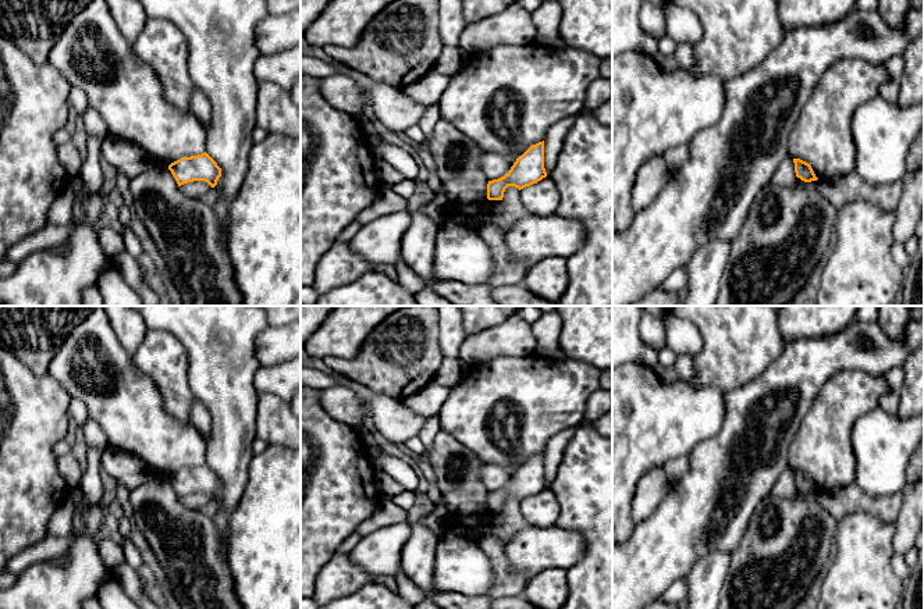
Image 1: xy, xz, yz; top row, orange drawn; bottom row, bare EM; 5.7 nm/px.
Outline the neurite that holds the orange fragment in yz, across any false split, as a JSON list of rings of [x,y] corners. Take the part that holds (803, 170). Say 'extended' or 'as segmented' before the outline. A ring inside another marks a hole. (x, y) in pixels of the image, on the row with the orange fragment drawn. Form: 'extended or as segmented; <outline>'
extended; [[[793,159],[796,184],[778,186],[768,182],[753,200],[739,236],[732,243],[722,285],[714,306],[788,306],[793,296],[806,286],[813,270],[831,249],[836,207],[820,193],[818,178],[811,165]]]

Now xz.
extended; [[[440,118],[424,143],[436,161],[449,207],[502,200],[508,186],[520,190],[547,177],[544,140],[532,145],[504,177],[493,181],[480,167],[486,153],[449,121]]]

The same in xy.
extended; [[[205,152],[182,157],[168,167],[153,164],[129,181],[132,210],[163,256],[184,306],[244,306],[228,250],[223,246],[221,222],[213,206],[191,199],[180,186],[193,181],[217,185],[221,168]]]

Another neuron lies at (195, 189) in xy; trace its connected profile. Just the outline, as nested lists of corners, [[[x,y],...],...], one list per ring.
[[[193,181],[180,186],[181,192],[185,193],[191,199],[198,199],[206,195],[212,186],[205,181]]]

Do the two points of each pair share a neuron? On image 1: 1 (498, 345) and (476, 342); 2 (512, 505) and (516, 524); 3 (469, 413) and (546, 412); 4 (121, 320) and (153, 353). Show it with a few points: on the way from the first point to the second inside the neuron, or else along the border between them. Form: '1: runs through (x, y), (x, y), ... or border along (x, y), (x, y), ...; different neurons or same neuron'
1: runs through (493, 344), (482, 344); same neuron
2: runs through (512, 509), (514, 520); same neuron
3: runs through (489, 406), (505, 395), (515, 401), (526, 401); same neuron
4: border along (148, 330), (138, 349), (131, 356); different neurons

